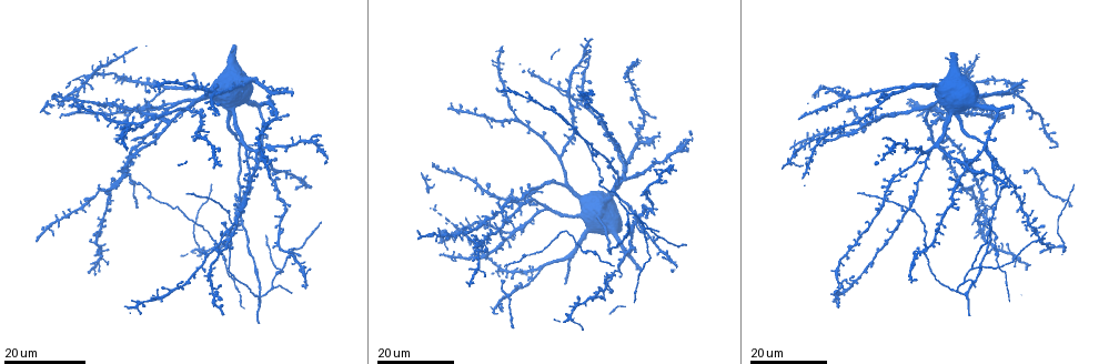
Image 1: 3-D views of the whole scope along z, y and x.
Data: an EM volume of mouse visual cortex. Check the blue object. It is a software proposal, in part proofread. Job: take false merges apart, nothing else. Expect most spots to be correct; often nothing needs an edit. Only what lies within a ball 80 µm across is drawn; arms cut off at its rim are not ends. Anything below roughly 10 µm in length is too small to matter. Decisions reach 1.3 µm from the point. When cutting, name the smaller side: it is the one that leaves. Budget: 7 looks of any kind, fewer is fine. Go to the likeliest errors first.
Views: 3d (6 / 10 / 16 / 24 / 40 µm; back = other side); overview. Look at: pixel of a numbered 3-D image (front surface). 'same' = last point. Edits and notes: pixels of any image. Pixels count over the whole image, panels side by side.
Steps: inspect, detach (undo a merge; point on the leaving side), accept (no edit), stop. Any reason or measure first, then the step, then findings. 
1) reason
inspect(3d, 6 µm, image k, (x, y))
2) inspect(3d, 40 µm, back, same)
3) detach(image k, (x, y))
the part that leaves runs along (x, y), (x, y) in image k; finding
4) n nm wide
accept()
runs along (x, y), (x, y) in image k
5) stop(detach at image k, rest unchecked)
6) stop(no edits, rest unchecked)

three arms meet
inspect(3d, 24 µm, image 1, (975, 267))

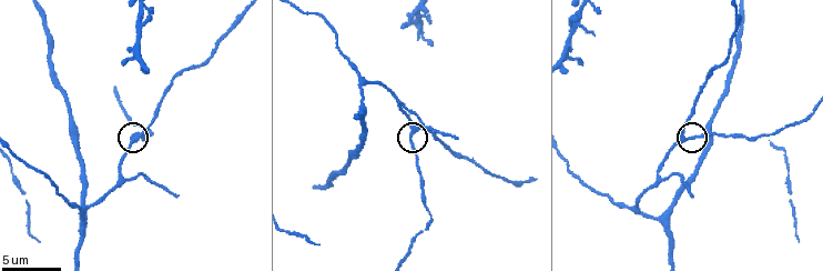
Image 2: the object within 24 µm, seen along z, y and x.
inspect(3d, 10 µm, image 2, (684, 138))

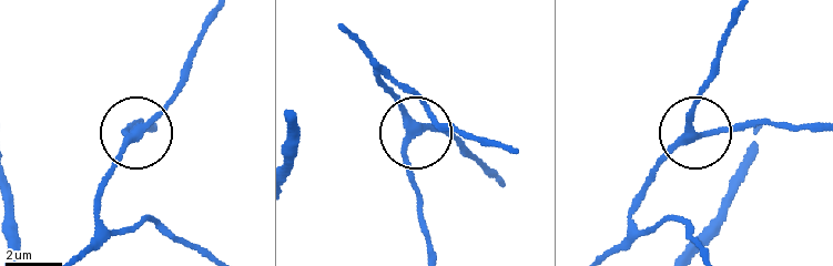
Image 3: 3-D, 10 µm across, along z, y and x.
side arm 19 µm
accept()
runs along (609, 254), (628, 233), (638, 190), (692, 132), (702, 84) in image 3; continuous, no second neuron

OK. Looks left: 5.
looks like a crossing
inspect(3d, 24 µm, image 1, (213, 89))

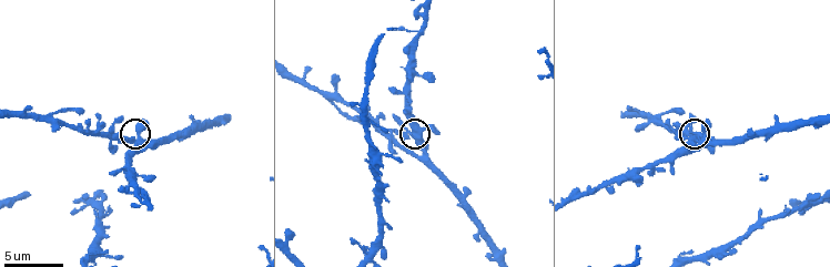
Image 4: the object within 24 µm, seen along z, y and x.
inspect(3d, 10 µm, image 4, (130, 140))

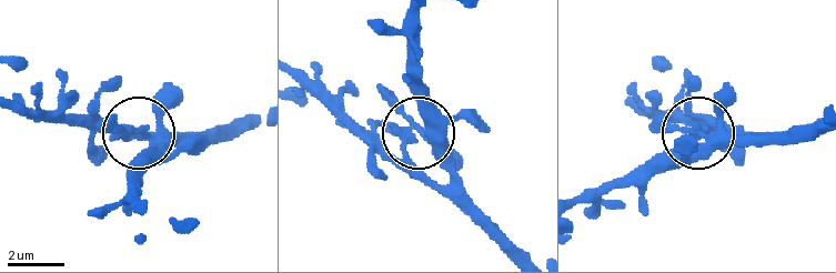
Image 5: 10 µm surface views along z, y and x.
380 nm wide
accept()
runs along (527, 254), (422, 135), (426, 97), (420, 78) in image 5; continuous, no second neuron

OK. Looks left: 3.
a narrow waist
inspect(3d, 16 µm, image 1, (229, 245))

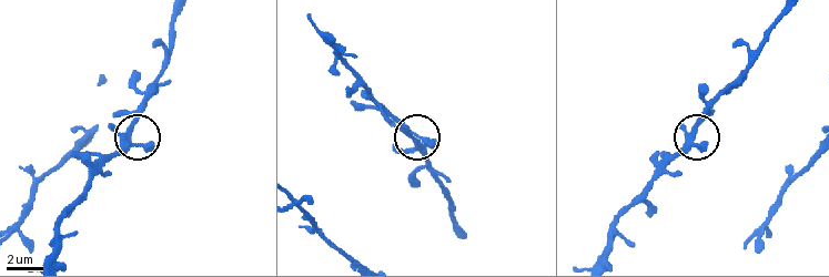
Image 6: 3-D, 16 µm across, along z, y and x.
inspect(3d, 6 µm, image 6, (695, 131))

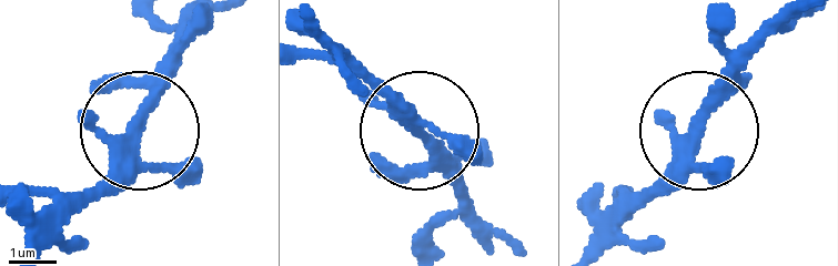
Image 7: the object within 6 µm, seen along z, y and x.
accept()
runs along (484, 233), (428, 137), (349, 58) in image 7; all the same neuron

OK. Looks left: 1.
stop(no edits, rest unchecked)

